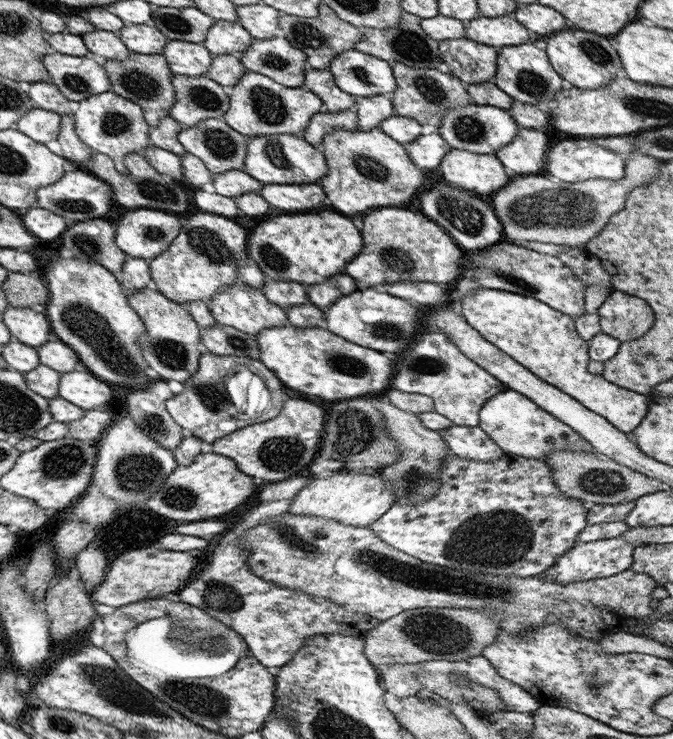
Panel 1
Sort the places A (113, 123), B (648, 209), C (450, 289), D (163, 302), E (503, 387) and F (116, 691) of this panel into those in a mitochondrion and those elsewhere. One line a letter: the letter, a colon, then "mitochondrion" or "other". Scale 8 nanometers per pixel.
A: mitochondrion
B: other
C: other
D: other
E: other
F: mitochondrion

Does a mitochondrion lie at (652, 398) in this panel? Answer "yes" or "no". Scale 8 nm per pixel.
no

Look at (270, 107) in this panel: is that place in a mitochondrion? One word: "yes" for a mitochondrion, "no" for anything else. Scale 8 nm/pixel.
yes

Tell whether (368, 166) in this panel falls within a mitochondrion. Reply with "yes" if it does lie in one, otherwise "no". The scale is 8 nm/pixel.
yes

